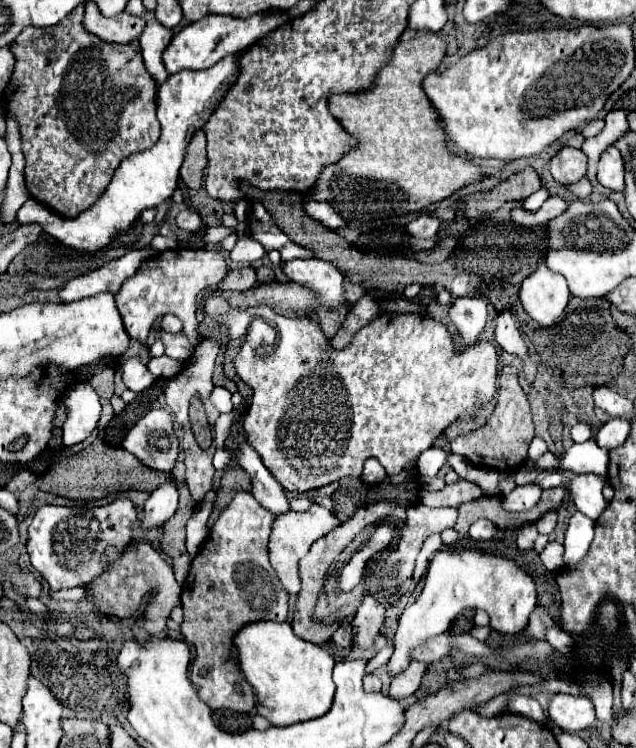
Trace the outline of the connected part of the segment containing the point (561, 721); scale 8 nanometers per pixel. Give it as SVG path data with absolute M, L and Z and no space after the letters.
M554 694L548 706L548 718L566 732L580 732L594 724L594 704L582 696Z

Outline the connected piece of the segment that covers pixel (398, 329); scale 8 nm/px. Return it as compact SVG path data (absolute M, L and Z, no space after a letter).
M214 292L214 294L210 294L206 298L204 312L210 318L226 324L232 336L246 334L246 330L248 330L248 326L252 324L254 318L262 318L264 322L268 322L276 330L276 334L278 334L278 344L276 344L274 352L266 356L266 376L258 376L258 378L254 378L254 382L246 382L252 388L254 394L252 394L250 410L244 416L244 432L246 432L248 442L260 454L264 466L284 486L286 492L308 492L308 490L314 490L314 488L328 486L328 484L332 484L332 482L336 482L340 478L346 478L346 476L360 476L362 474L362 464L368 458L376 458L384 466L386 474L400 474L402 468L408 462L416 460L424 450L428 450L434 444L434 440L456 418L460 418L460 416L472 416L480 406L484 406L490 398L494 398L496 390L498 390L498 386L496 386L496 382L498 382L498 370L496 370L496 366L498 366L498 352L496 352L496 348L490 342L476 342L476 344L472 344L468 348L458 348L456 340L448 332L448 328L442 322L438 322L438 320L434 320L430 316L422 316L422 314L398 314L398 316L396 314L384 314L378 320L374 320L368 326L364 326L362 330L358 330L354 334L354 344L348 344L342 350L332 350L330 344L328 344L328 340L326 340L326 336L322 334L322 330L316 328L316 324L310 318L284 318L284 316L276 316L276 314L272 314L272 316L260 316L260 306L248 308L248 310L236 310L236 308L230 308L228 302L224 298L220 298L218 292Z

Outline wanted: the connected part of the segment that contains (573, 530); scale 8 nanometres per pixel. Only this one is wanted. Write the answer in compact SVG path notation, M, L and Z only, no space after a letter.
M572 514L566 540L564 540L564 564L562 568L572 568L582 562L594 538L594 522L584 514Z

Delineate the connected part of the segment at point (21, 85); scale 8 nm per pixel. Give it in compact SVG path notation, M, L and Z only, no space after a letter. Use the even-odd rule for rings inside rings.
M84 4L50 28L24 28L10 44L16 64L10 82L2 92L6 114L20 126L22 152L26 158L26 188L34 200L44 202L52 210L56 208L64 218L76 218L76 214L90 208L110 184L118 162L128 154L152 148L160 138L160 124L156 120L156 82L144 66L140 44L108 44L86 32L82 28L82 18ZM44 34L54 38L54 50L38 54L34 44Z

